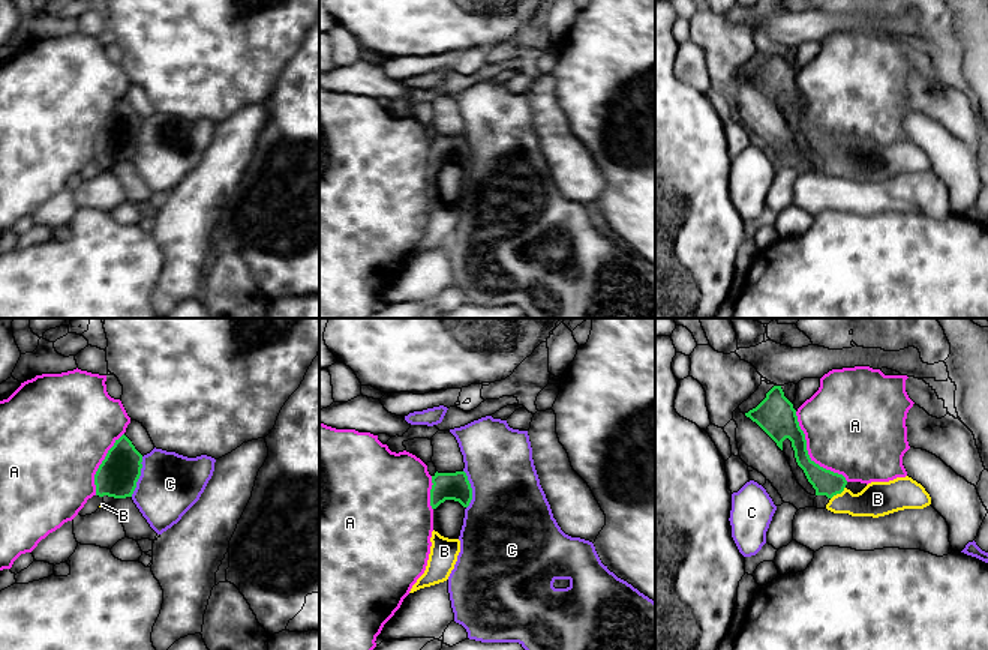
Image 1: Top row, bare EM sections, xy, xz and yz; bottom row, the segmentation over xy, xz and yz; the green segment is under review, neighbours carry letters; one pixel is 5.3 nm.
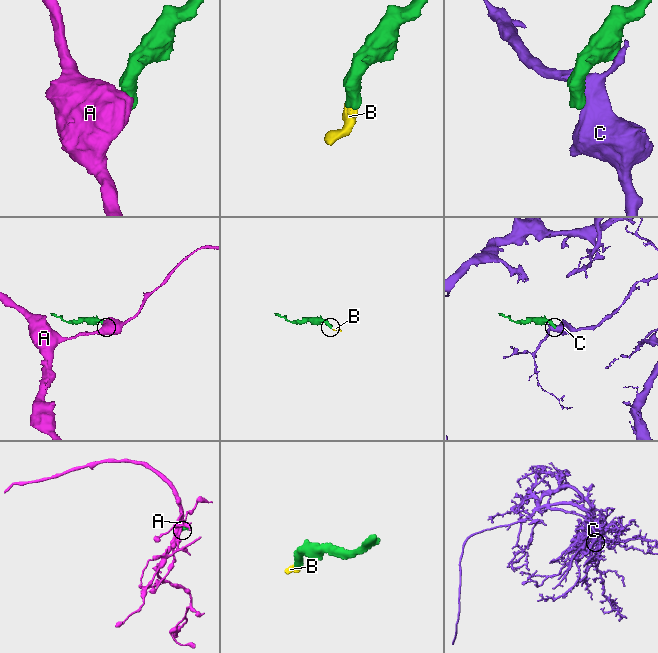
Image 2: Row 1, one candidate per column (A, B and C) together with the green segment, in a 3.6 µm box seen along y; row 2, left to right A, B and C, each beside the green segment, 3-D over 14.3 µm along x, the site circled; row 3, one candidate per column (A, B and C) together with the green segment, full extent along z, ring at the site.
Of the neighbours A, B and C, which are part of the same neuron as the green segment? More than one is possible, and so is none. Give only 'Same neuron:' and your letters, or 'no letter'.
Same neuron: B

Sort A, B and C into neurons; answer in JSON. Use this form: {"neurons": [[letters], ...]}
{"neurons": [["A"], ["B"], ["C"]]}

